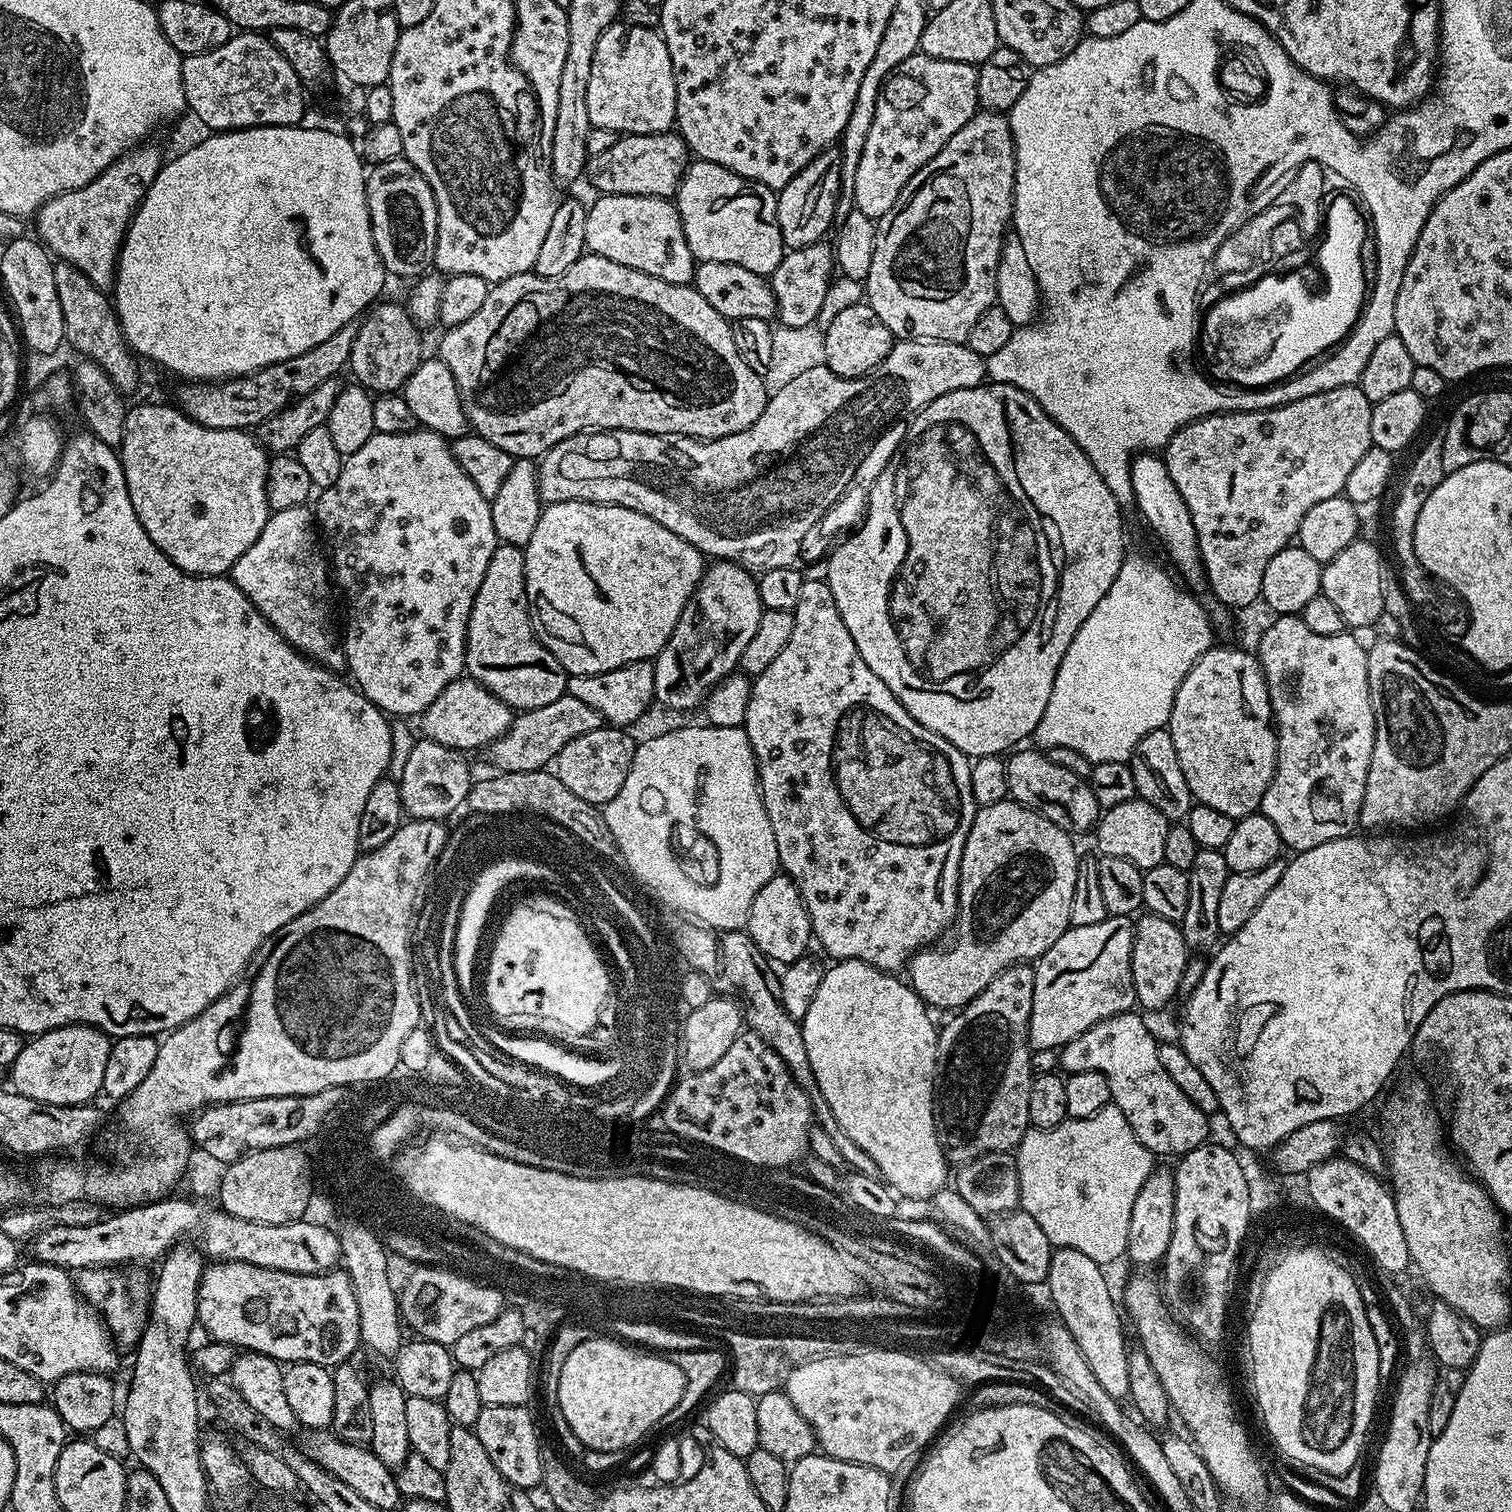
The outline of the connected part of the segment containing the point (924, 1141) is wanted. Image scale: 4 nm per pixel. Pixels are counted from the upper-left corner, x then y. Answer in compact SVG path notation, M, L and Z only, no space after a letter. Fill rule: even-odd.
M861 960L835 961L831 966L825 967L824 977L818 985L818 991L814 994L814 1002L810 1002L810 1010L806 1010L806 1018L802 1022L802 1027L804 1029L804 1041L806 1042L806 1058L810 1058L810 1070L814 1074L818 1090L822 1094L822 1098L826 1098L838 1126L842 1126L842 1130L846 1130L846 1135L856 1145L862 1146L862 1150L866 1150L866 1154L870 1154L870 1158L874 1158L884 1183L897 1197L903 1198L905 1196L908 1200L928 1202L950 1180L950 1165L936 1133L936 1113L934 1111L938 1028L937 1025L932 1025L932 1020L928 1017L928 1012L930 1013L929 1005L925 1004L924 999L913 990L911 983L905 982L903 979L900 981L900 978L899 975L883 972Z

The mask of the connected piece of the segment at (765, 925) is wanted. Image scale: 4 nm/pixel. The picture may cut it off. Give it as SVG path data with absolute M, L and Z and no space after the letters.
M778 874L774 878L770 878L770 882L766 882L766 886L762 886L762 890L758 890L758 894L754 894L754 906L750 906L750 918L746 931L748 937L754 942L754 946L758 946L761 956L772 962L777 960L777 965L780 966L792 964L809 951L808 943L811 945L814 940L812 919L802 902L798 886L794 886L794 882L788 876Z

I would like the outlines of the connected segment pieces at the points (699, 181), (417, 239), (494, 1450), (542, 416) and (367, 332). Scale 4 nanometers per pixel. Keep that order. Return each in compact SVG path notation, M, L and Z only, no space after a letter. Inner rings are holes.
M693 159L684 169L674 197L682 230L686 234L686 246L690 246L692 257L698 262L730 262L734 266L746 266L746 270L754 270L754 274L771 277L786 251L776 217L776 197L777 193L773 189L742 178L726 166L718 166L709 160Z
M409 160L382 162L367 173L368 209L380 261L396 276L419 277L429 271L436 245L436 199L428 180Z
M486 1406L478 1414L478 1422L474 1425L474 1431L478 1434L478 1442L482 1442L482 1447L486 1449L486 1454L490 1454L490 1462L498 1470L498 1474L505 1484L516 1490L533 1490L541 1487L542 1459L539 1458L542 1441L536 1433L536 1420L528 1413L525 1406Z
M585 254L561 276L546 278L531 271L493 283L481 308L472 317L466 318L466 322L448 328L445 333L440 340L438 356L446 362L446 366L450 366L450 374L454 374L454 382L458 386L460 401L471 431L486 438L486 442L494 442L494 446L506 450L506 454L514 458L539 458L558 442L589 430L621 428L631 432L649 432L655 436L693 436L695 440L717 440L738 434L758 422L768 405L769 394L764 388L764 377L750 370L742 354L738 354L731 323L725 316L718 314L718 310L714 310L714 306L710 306L710 302L706 302L706 298L702 298L695 287L662 282L662 278L642 274L642 270L622 266L618 262L610 262L610 258Z
M377 303L361 321L348 363L349 371L354 374L353 379L374 394L399 391L424 356L419 329L412 323L407 309L401 303L384 303Z

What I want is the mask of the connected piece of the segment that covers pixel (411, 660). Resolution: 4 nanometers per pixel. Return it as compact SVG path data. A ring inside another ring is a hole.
M417 430L406 434L376 432L368 439L366 446L362 446L362 450L358 450L353 456L344 460L342 470L338 474L338 482L334 482L334 486L323 489L315 497L314 517L323 539L324 536L328 539L326 548L330 553L330 572L334 577L335 587L337 584L341 594L344 595L342 647L344 663L347 671L352 671L351 679L355 687L359 688L364 697L374 702L374 706L381 708L389 717L419 717L428 709L430 702L434 702L434 698L438 698L438 694L442 694L442 690L446 690L450 682L459 680L465 671L464 643L468 633L470 610L474 606L478 586L482 586L482 578L486 578L486 566L490 566L490 558L498 543L494 521L491 518L490 501L482 498L474 482L466 478L466 470L458 466L458 462L452 456L449 441L445 437L427 430Z

